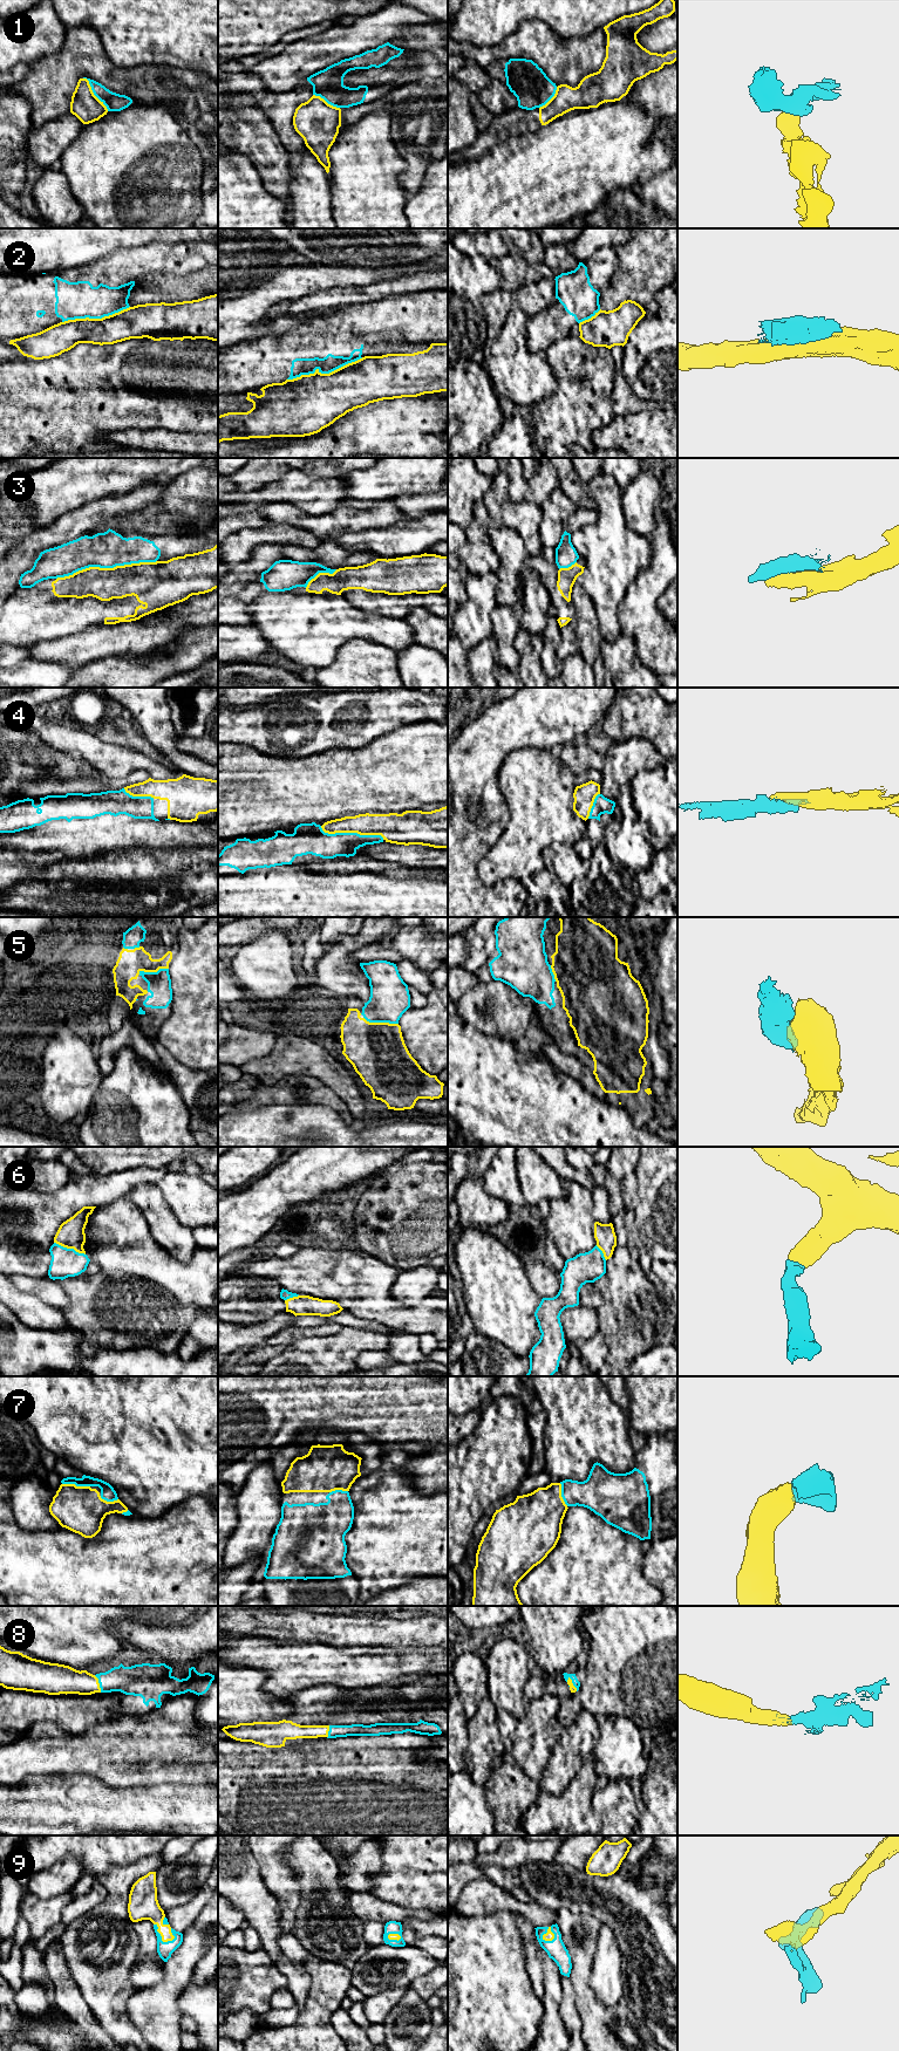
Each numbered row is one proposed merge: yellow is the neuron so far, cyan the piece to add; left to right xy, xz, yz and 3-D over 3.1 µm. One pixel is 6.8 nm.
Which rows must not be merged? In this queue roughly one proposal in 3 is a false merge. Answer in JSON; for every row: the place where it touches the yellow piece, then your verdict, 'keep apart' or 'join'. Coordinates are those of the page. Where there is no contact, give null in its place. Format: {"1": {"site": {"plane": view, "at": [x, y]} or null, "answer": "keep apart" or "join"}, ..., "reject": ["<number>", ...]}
{"1": {"site": {"plane": "xy", "at": [93, 94]}, "answer": "keep apart"}, "2": {"site": {"plane": "xz", "at": [325, 374]}, "answer": "keep apart"}, "3": {"site": {"plane": "xy", "at": [106, 568]}, "answer": "keep apart"}, "4": {"site": {"plane": "xz", "at": [352, 832]}, "answer": "join"}, "5": {"site": {"plane": "xz", "at": [381, 1023]}, "answer": "join"}, "6": {"site": {"plane": "xy", "at": [69, 1248]}, "answer": "join"}, "7": {"site": {"plane": "xy", "at": [75, 1485]}, "answer": "join"}, "8": {"site": {"plane": "xy", "at": [99, 1683]}, "answer": "join"}, "9": {"site": {"plane": "xy", "at": [162, 1939]}, "answer": "join"}, "reject": ["1", "2", "3"]}

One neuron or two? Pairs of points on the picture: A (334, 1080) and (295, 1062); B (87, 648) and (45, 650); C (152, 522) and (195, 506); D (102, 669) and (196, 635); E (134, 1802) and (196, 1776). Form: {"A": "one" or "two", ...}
{"A": "one", "B": "one", "C": "one", "D": "one", "E": "two"}

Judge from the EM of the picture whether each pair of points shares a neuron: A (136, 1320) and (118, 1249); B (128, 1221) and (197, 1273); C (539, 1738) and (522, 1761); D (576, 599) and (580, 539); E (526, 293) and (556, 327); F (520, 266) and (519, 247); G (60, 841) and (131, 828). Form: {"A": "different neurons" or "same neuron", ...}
{"A": "different neurons", "B": "same neuron", "C": "same neuron", "D": "different neurons", "E": "different neurons", "F": "different neurons", "G": "same neuron"}

